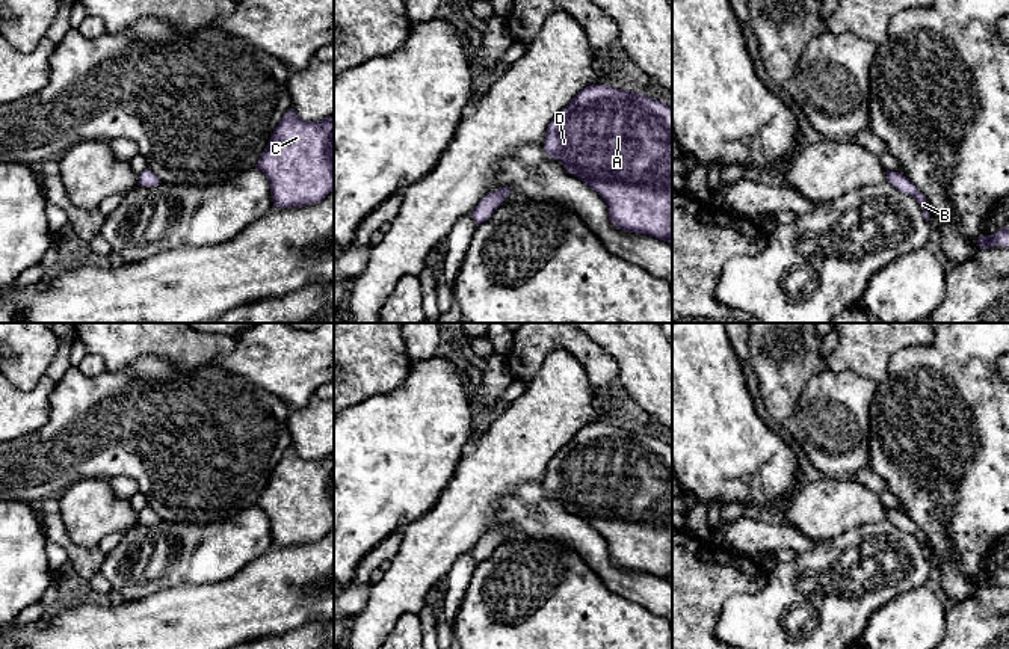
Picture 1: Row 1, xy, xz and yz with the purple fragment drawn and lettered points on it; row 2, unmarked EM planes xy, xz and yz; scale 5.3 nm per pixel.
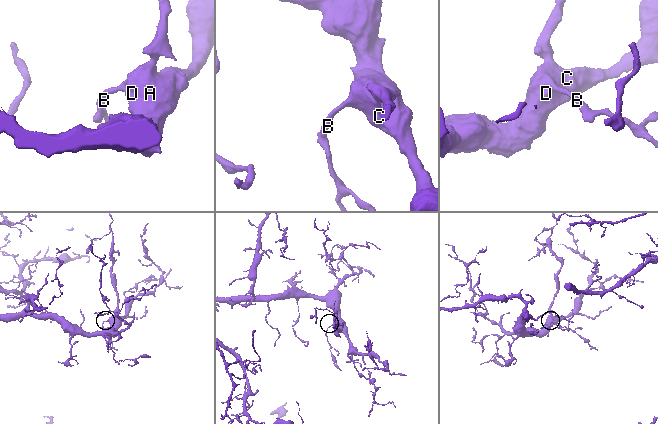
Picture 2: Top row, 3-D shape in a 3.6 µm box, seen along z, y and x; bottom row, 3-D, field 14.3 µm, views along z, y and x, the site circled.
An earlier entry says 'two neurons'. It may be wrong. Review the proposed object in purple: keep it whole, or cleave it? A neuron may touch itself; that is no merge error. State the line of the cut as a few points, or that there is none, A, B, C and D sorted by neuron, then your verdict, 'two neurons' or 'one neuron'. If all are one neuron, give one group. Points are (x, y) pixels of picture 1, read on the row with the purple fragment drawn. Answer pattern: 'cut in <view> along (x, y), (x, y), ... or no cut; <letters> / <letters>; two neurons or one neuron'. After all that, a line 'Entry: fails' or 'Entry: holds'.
no cut; A B C D; one neuron
Entry: fails

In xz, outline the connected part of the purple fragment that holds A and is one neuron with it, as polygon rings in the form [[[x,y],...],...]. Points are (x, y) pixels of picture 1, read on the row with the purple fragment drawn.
[[[589,85],[551,119],[544,151],[603,198],[615,226],[672,243],[672,106]]]

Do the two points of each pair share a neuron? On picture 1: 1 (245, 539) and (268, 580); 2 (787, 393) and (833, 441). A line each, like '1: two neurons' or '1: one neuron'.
1: two neurons
2: two neurons

